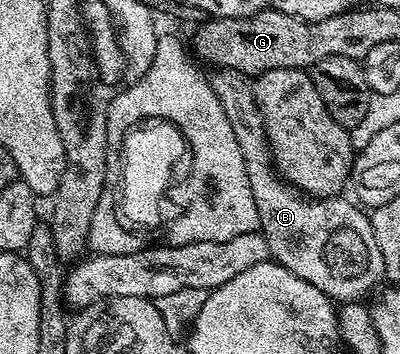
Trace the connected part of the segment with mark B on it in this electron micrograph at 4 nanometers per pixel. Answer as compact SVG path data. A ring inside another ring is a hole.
M216 68L211 73L212 91L214 96L218 96L218 104L222 104L222 112L226 112L226 120L230 120L234 140L238 140L238 148L242 152L246 180L250 180L250 192L254 192L254 204L258 208L259 233L263 234L266 240L269 255L287 270L294 272L294 276L314 284L314 288L318 288L337 303L354 302L354 296L362 300L362 292L366 292L364 278L352 278L352 274L346 276L340 270L332 272L330 268L326 268L326 264L322 262L322 246L326 242L326 234L342 226L342 220L344 224L350 224L352 216L358 228L370 228L371 217L354 203L343 202L343 197L310 198L301 194L295 186L288 185L276 172L276 163L273 162L272 150L268 147L266 128L250 78L234 70ZM312 238L314 242L320 242L312 244ZM302 240L310 244L302 244Z

